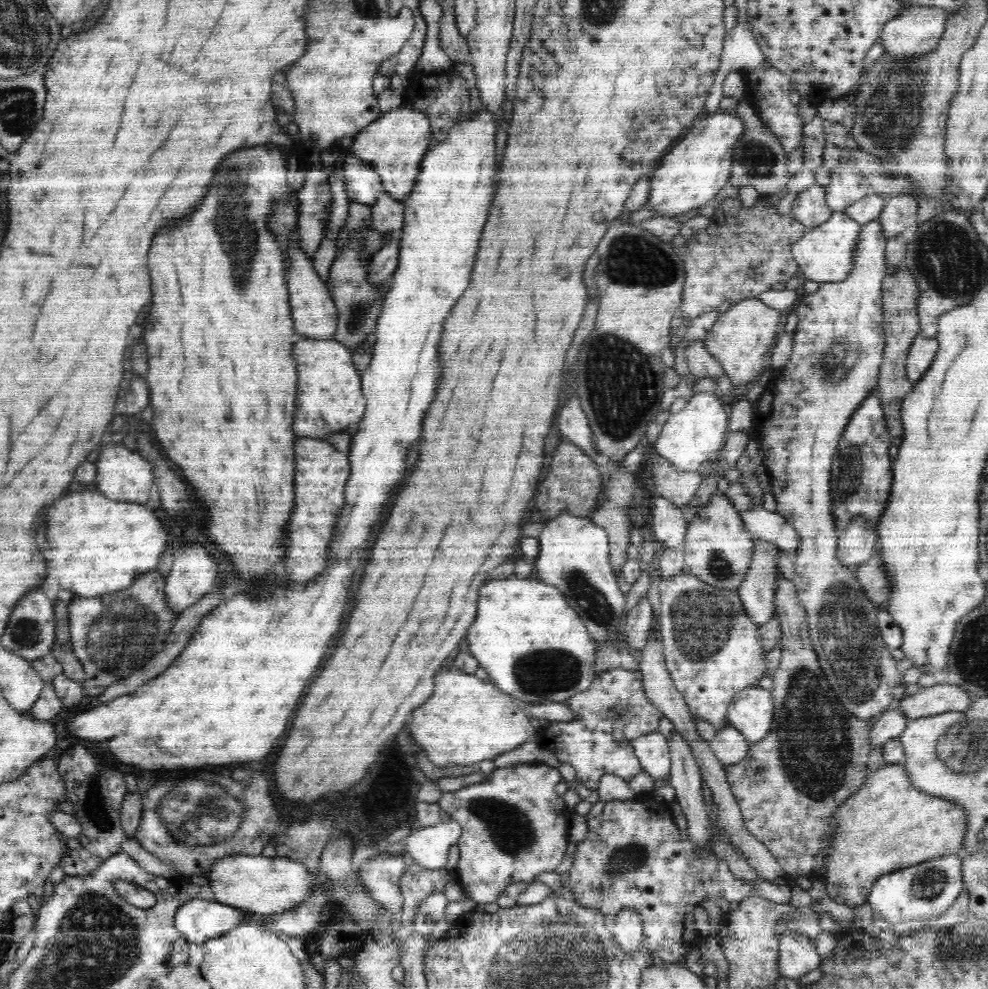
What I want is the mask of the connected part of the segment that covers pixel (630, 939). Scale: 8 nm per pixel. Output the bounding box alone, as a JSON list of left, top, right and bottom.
[610,909,643,955]

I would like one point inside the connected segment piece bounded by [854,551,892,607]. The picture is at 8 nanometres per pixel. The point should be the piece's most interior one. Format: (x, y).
(871, 576)

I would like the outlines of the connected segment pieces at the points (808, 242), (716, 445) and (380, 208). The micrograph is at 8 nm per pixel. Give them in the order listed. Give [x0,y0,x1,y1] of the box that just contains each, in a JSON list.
[[791,211,861,284],[651,393,730,471],[368,191,405,234]]

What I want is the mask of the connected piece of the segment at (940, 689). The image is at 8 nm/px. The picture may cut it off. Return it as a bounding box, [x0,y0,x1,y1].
[899,682,972,721]

